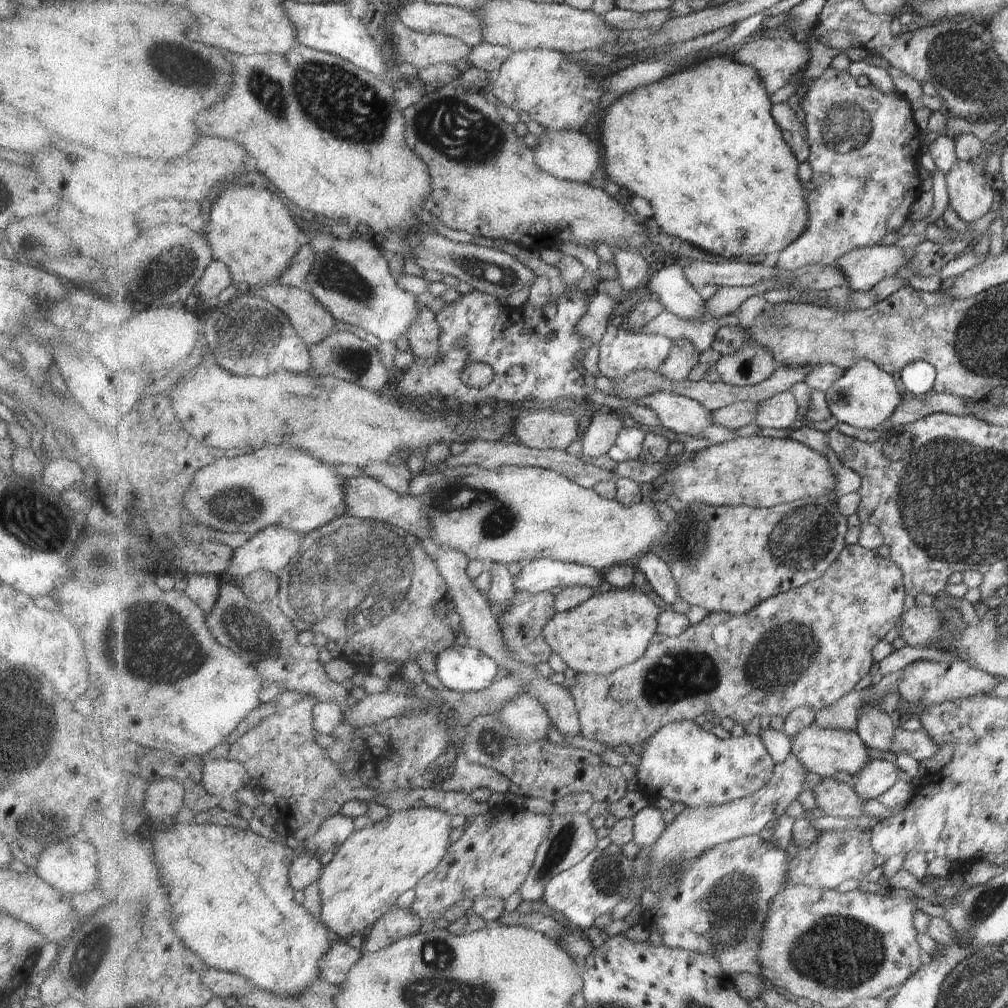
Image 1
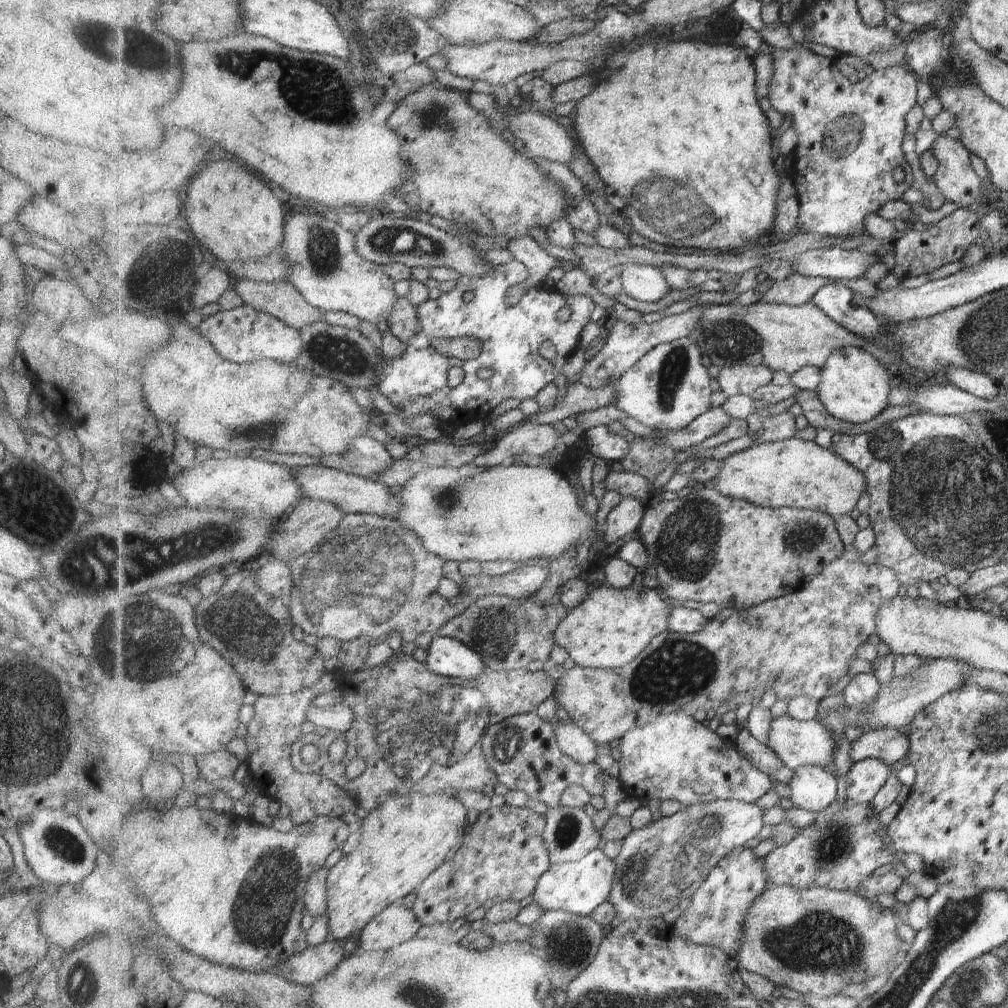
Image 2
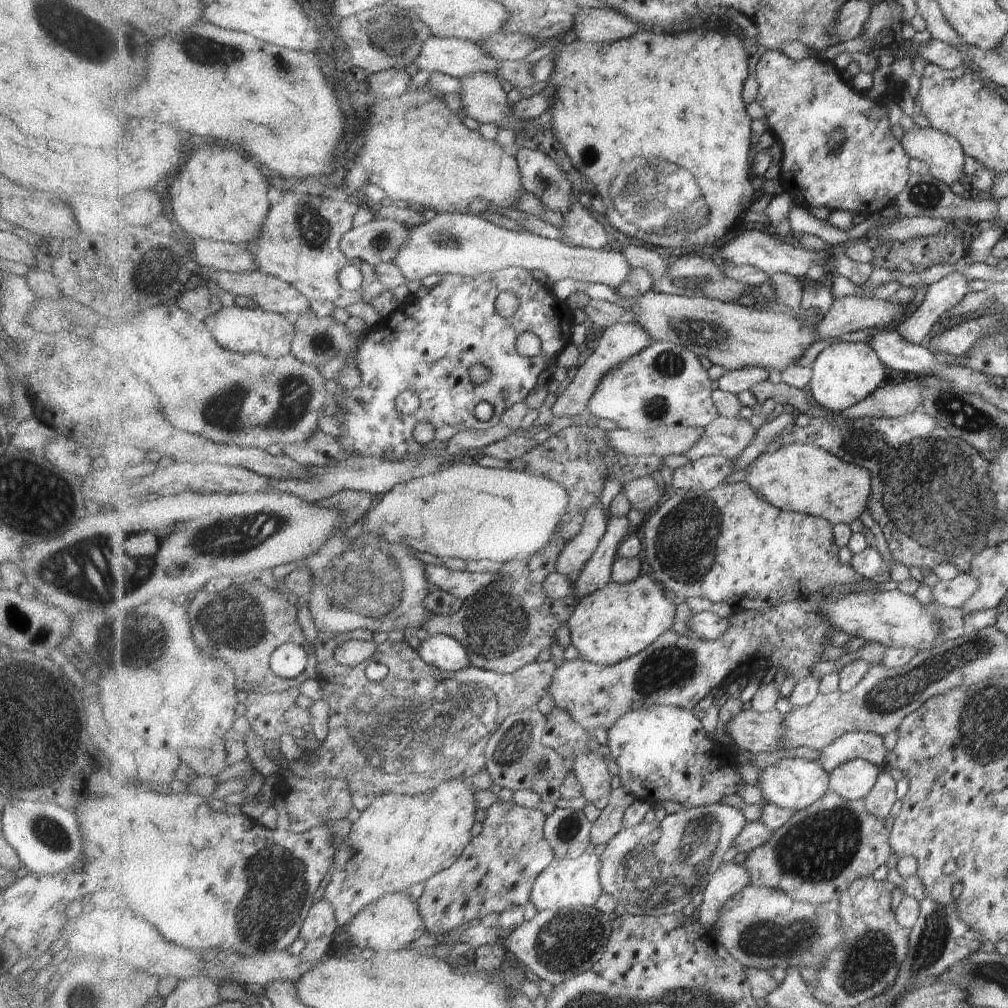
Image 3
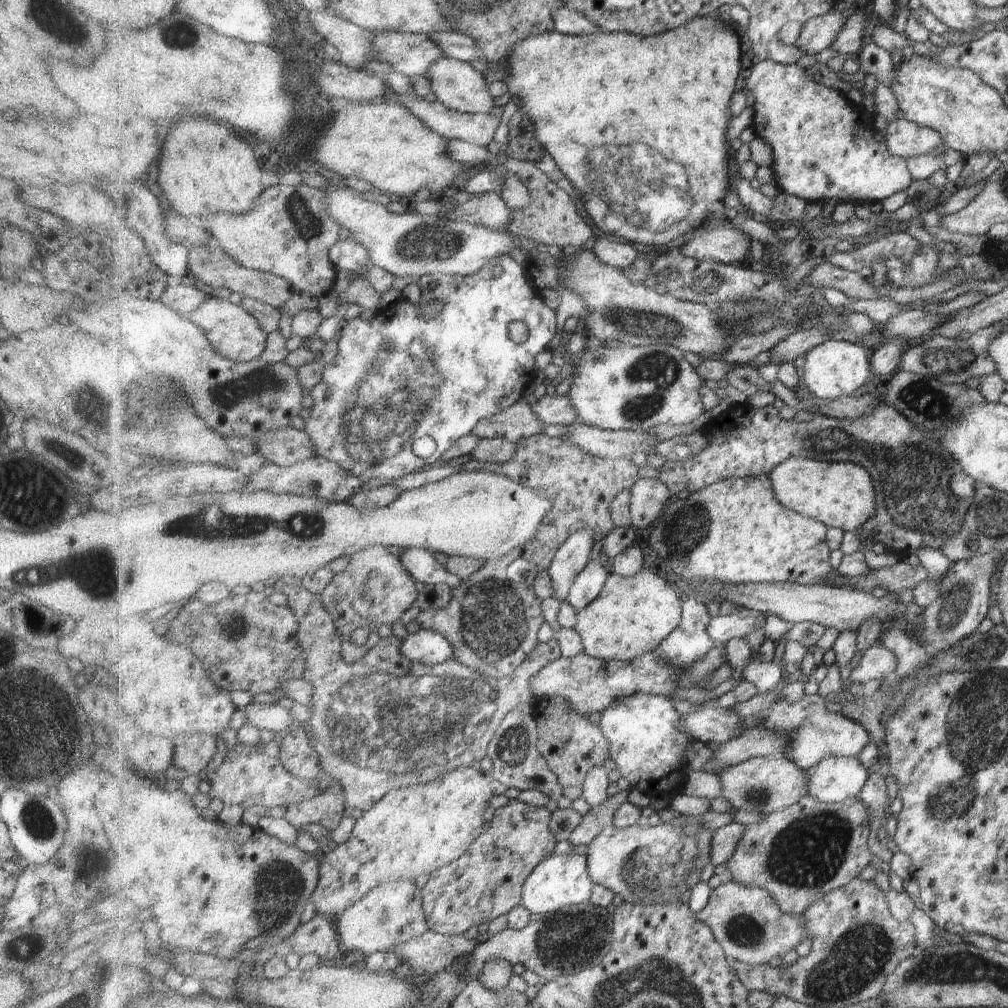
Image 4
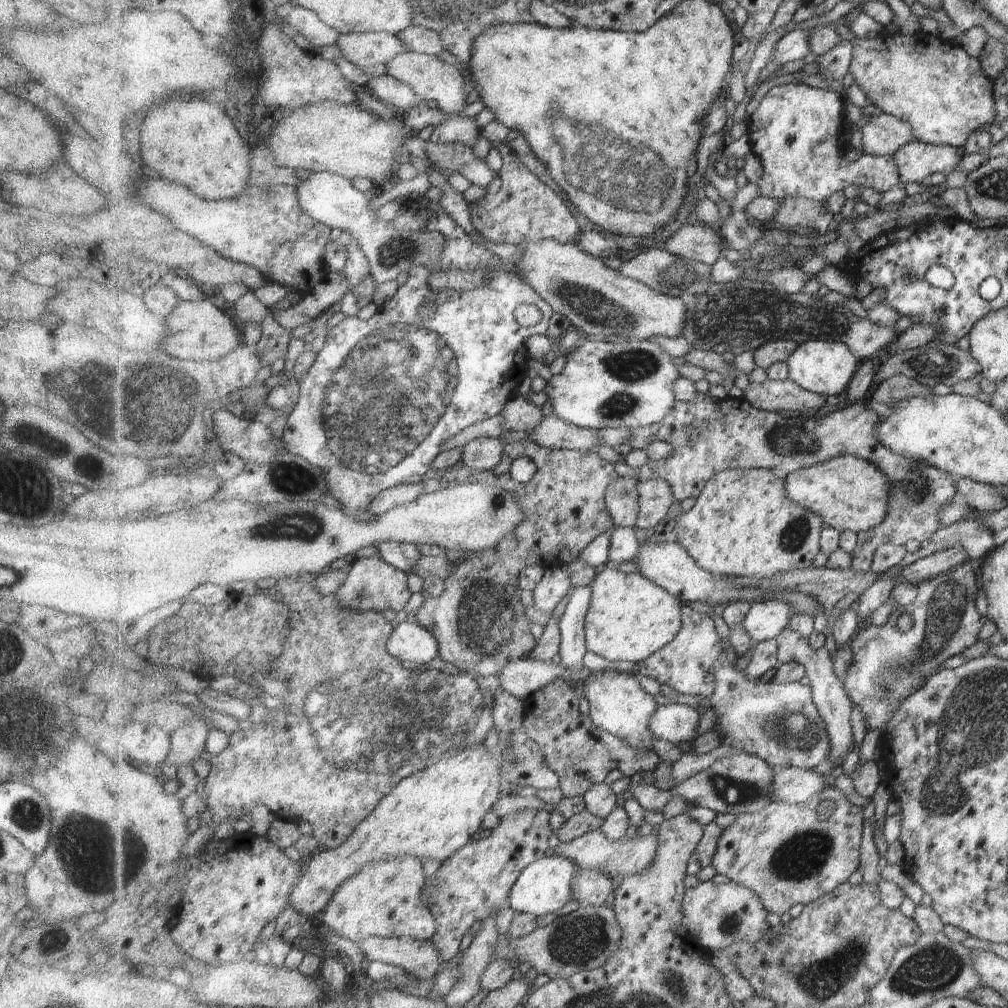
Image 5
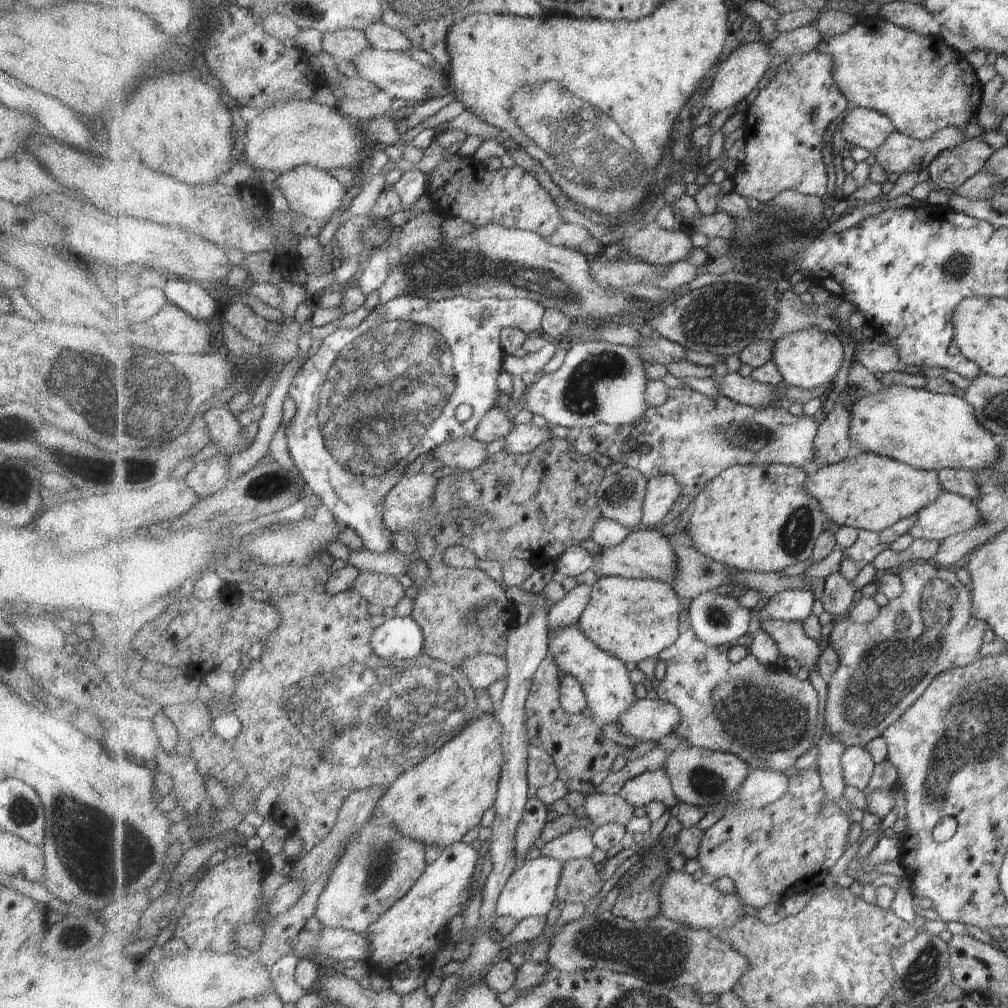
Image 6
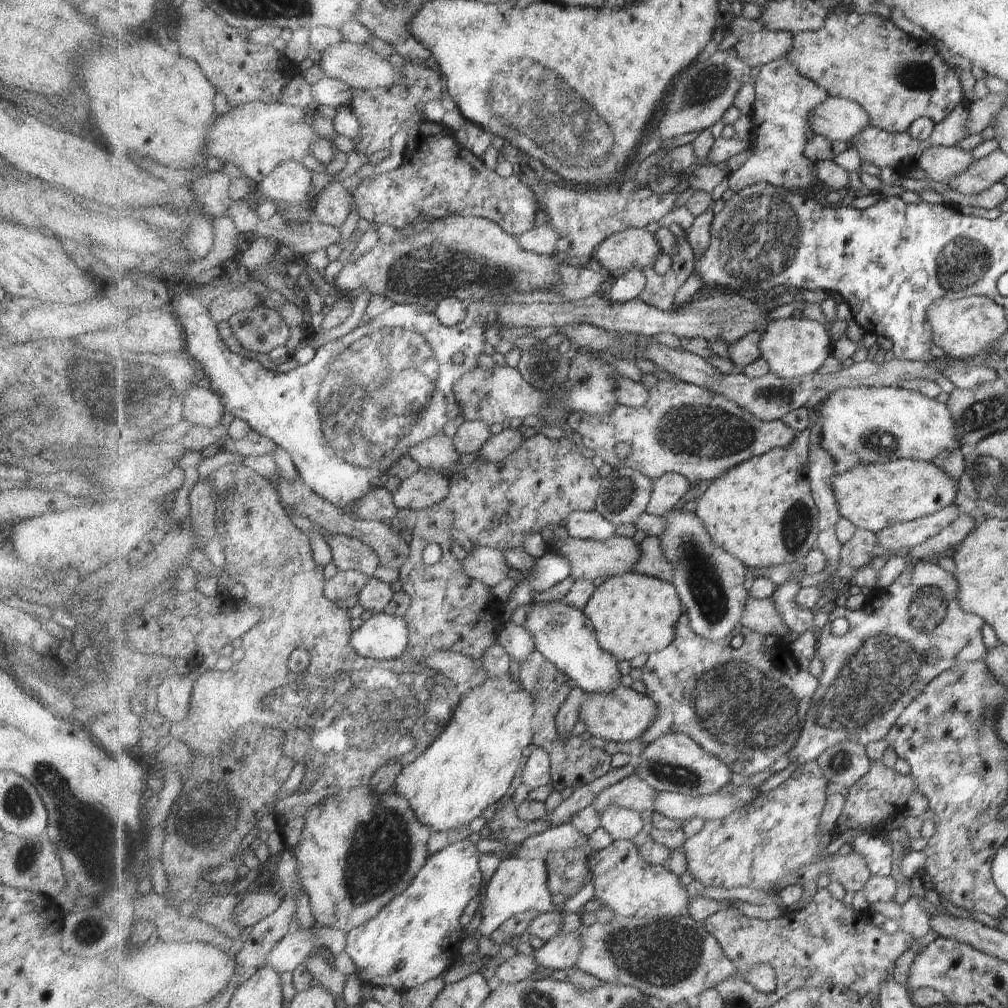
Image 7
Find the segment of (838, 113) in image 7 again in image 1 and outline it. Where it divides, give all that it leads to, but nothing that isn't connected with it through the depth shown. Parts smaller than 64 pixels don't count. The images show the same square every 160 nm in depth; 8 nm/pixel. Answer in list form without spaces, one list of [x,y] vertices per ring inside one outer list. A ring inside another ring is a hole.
[[[957,159],[949,172],[944,176],[946,191],[948,192],[948,205],[961,220],[969,223],[990,210],[991,202],[995,199],[995,193],[991,186],[983,179],[983,173],[970,161]]]

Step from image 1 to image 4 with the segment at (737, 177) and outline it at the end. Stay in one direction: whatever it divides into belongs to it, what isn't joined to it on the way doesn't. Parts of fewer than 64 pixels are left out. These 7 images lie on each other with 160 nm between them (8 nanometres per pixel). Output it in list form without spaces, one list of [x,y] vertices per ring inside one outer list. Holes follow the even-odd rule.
[[[709,15],[689,19],[687,24],[679,28],[652,37],[636,35],[629,31],[620,33],[597,31],[590,35],[566,35],[559,31],[534,34],[520,40],[514,46],[514,50],[511,49],[508,56],[505,56],[505,62],[500,67],[505,66],[510,70],[510,74],[504,80],[508,88],[505,97],[516,98],[518,108],[522,109],[524,121],[534,126],[537,140],[558,164],[565,178],[584,197],[587,212],[595,222],[599,223],[601,231],[642,245],[665,244],[667,249],[673,250],[674,247],[680,248],[689,241],[695,229],[706,226],[705,218],[707,218],[707,212],[711,210],[711,204],[721,202],[725,192],[732,190],[729,185],[729,172],[727,172],[729,144],[725,140],[725,132],[727,132],[729,120],[733,117],[729,103],[732,100],[731,96],[735,94],[735,84],[741,72],[741,56],[743,56],[743,50],[741,50],[741,40],[737,31],[718,18],[711,18]],[[631,142],[645,142],[649,146],[621,146],[621,144],[631,144]]]

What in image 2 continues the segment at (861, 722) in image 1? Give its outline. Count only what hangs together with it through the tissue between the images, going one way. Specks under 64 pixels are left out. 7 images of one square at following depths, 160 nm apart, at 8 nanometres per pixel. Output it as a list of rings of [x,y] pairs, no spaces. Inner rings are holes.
[[[859,673],[845,687],[843,698],[849,707],[858,711],[870,711],[881,686],[880,680],[871,673]]]

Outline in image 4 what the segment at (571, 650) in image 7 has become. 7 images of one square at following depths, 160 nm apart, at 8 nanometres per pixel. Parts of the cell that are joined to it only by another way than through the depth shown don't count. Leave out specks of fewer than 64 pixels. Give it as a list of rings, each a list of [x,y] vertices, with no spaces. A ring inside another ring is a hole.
[[[645,693],[621,697],[613,701],[609,708],[601,713],[600,721],[597,723],[610,742],[610,756],[616,763],[622,778],[625,778],[631,787],[636,788],[650,799],[663,797],[670,801],[679,794],[689,770],[683,752],[696,741],[680,728],[680,720],[683,715],[677,712],[675,706],[671,706],[672,701],[666,696]]]

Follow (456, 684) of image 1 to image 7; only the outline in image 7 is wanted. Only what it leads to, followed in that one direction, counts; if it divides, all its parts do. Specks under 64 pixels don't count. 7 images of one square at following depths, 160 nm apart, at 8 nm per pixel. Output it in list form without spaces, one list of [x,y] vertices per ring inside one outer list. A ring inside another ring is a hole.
[[[377,613],[353,631],[351,646],[363,657],[391,661],[408,655],[409,640],[405,617]]]

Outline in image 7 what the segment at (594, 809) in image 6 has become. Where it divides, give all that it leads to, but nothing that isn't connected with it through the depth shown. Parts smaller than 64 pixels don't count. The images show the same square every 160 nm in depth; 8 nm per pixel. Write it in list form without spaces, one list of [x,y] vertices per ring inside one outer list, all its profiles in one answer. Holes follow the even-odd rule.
[[[609,806],[601,815],[602,828],[605,828],[615,840],[633,840],[637,834],[645,832],[645,822],[641,814],[623,806]]]

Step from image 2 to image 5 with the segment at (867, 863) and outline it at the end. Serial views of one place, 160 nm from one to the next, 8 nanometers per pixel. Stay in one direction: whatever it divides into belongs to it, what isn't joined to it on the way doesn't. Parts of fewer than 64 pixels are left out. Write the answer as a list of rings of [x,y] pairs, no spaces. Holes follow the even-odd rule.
[[[835,787],[825,788],[825,792],[817,794],[813,800],[809,800],[809,802],[805,803],[788,804],[785,802],[773,801],[773,804],[765,806],[765,810],[762,810],[761,812],[741,814],[737,817],[737,820],[735,820],[735,824],[731,824],[729,828],[725,828],[725,832],[723,832],[723,836],[721,836],[721,840],[719,840],[717,852],[715,852],[715,856],[713,856],[712,867],[716,872],[716,876],[721,876],[724,879],[739,883],[740,886],[751,888],[751,890],[761,898],[765,909],[769,913],[773,913],[779,917],[783,916],[783,914],[785,914],[785,912],[789,912],[791,907],[795,906],[795,904],[802,904],[805,906],[811,902],[817,901],[825,894],[833,893],[837,888],[839,888],[839,886],[848,883],[849,878],[851,878],[851,874],[853,874],[855,870],[859,870],[859,867],[862,864],[862,857],[861,854],[859,854],[859,850],[861,850],[861,834],[863,834],[863,824],[865,824],[863,810],[864,808],[851,804],[851,802],[847,800],[847,796]],[[824,800],[831,800],[835,804],[835,810],[829,818],[821,820],[822,816],[821,814],[819,816],[819,810],[817,809],[821,806],[821,802]]]

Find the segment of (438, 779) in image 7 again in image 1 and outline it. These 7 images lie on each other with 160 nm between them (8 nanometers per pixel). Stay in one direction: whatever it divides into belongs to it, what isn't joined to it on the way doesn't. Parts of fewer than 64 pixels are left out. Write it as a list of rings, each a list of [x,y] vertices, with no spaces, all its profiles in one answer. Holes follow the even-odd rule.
[[[421,807],[420,809],[390,812],[388,816],[360,831],[355,831],[339,850],[333,859],[325,866],[319,886],[322,896],[321,921],[329,928],[335,937],[349,938],[363,934],[377,920],[391,910],[399,896],[407,890],[415,890],[419,881],[441,864],[449,852],[451,844],[451,817],[441,807]]]

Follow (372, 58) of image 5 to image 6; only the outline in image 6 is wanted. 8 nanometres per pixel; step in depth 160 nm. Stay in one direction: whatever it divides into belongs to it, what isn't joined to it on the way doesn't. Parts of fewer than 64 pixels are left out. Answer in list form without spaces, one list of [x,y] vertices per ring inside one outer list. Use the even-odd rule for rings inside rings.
[[[344,29],[322,36],[322,50],[337,62],[342,60],[352,62],[357,54],[365,52],[367,48],[373,48],[373,44],[360,29]]]

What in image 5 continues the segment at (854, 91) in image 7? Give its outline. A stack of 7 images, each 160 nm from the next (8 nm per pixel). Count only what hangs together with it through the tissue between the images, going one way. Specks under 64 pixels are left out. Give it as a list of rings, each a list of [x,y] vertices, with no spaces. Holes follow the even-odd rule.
[[[886,30],[877,38],[855,37],[851,42],[854,49],[849,70],[867,100],[878,106],[883,113],[903,120],[918,142],[964,148],[963,145],[973,130],[993,122],[995,102],[992,81],[984,76],[977,59],[967,56],[959,45],[951,46],[949,41],[941,39],[937,34],[918,32],[903,36]]]

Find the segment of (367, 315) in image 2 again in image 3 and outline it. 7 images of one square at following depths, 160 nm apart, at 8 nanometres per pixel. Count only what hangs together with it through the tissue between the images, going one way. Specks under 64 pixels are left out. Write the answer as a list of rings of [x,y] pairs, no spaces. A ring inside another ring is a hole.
[[[285,192],[283,202],[275,204],[260,237],[244,247],[253,255],[260,271],[276,276],[297,287],[309,300],[327,300],[335,307],[361,302],[361,290],[348,291],[339,284],[339,272],[348,264],[356,266],[363,276],[363,287],[375,282],[374,266],[363,261],[350,261],[341,252],[340,242],[353,229],[353,216],[363,207],[363,201],[333,200],[327,196],[311,196],[301,192]]]

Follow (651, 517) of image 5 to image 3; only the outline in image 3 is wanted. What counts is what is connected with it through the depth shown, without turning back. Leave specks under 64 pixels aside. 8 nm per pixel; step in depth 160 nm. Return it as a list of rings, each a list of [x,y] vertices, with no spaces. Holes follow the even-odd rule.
[[[639,477],[625,484],[622,489],[631,501],[632,508],[647,513],[663,498],[663,489],[651,477]]]

